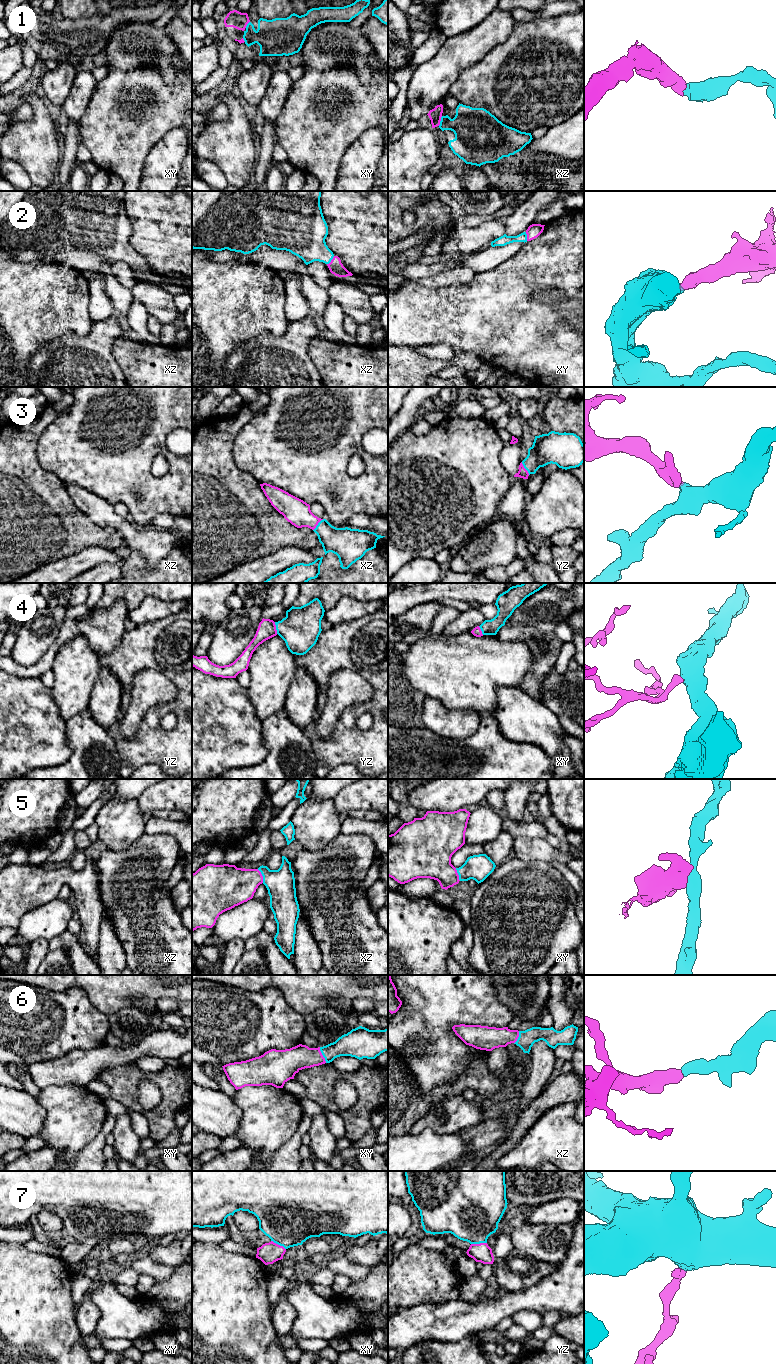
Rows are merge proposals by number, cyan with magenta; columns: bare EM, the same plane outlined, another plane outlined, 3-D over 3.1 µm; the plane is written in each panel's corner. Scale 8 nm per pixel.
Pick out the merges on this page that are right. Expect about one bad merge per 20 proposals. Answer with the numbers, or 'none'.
1, 2, 3, 4, 5, 6, 7

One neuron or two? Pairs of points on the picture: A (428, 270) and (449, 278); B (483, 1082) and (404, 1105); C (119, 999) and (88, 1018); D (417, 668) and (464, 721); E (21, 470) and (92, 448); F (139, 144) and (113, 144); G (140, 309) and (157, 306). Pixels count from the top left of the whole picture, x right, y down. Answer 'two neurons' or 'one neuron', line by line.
A: two neurons
B: one neuron
C: two neurons
D: two neurons
E: two neurons
F: one neuron
G: two neurons

